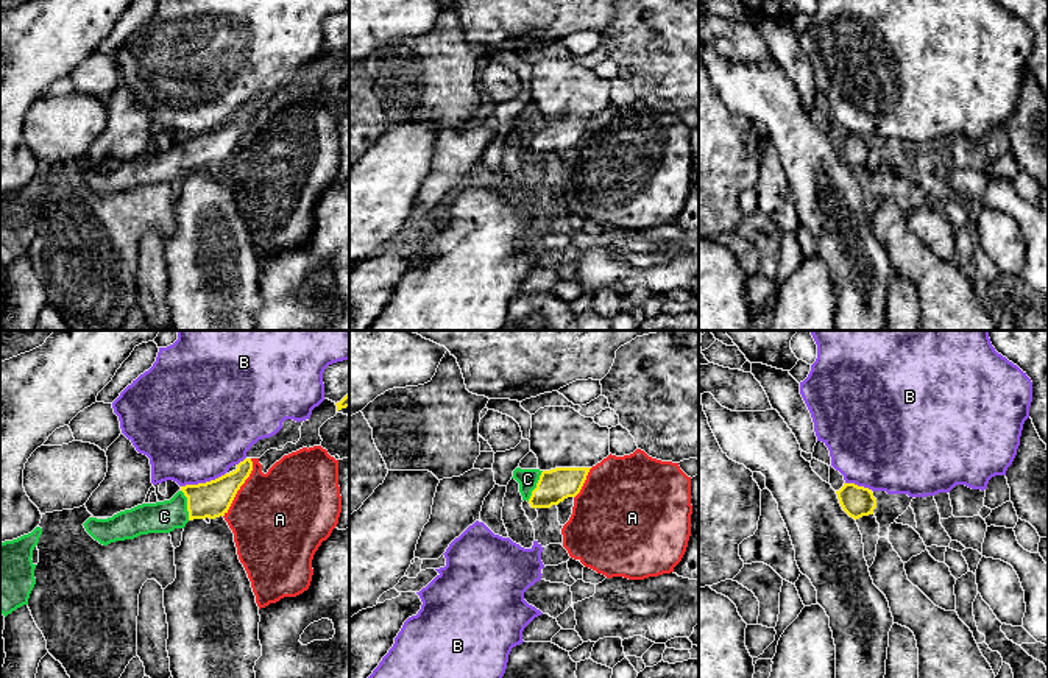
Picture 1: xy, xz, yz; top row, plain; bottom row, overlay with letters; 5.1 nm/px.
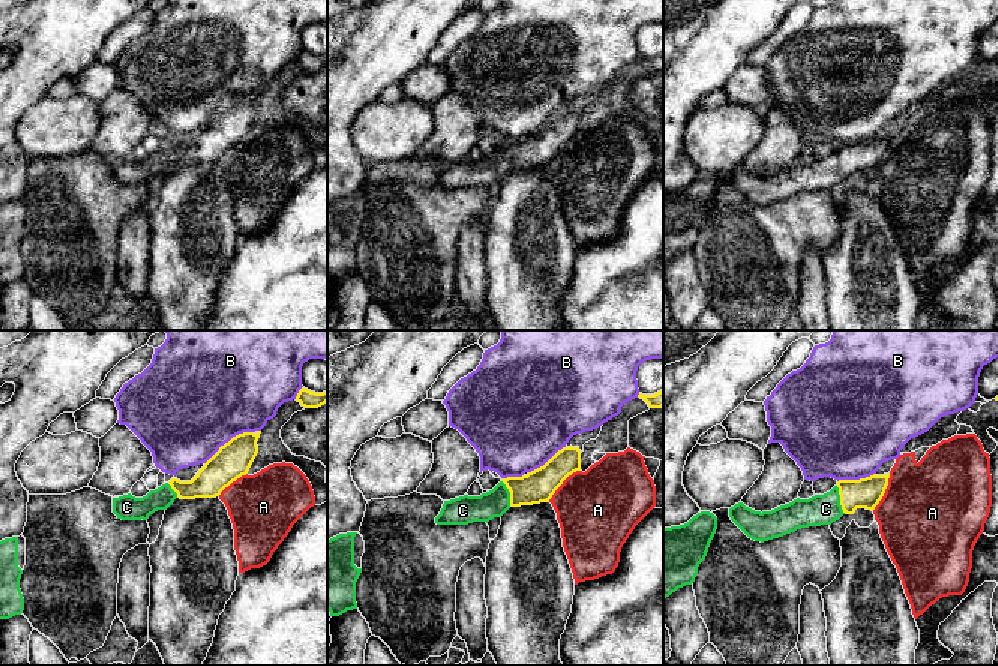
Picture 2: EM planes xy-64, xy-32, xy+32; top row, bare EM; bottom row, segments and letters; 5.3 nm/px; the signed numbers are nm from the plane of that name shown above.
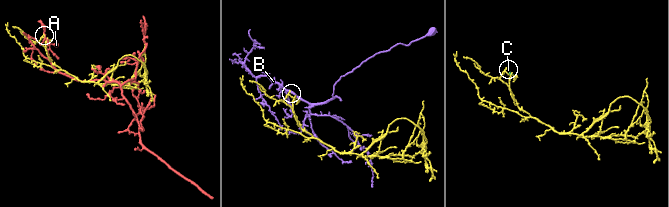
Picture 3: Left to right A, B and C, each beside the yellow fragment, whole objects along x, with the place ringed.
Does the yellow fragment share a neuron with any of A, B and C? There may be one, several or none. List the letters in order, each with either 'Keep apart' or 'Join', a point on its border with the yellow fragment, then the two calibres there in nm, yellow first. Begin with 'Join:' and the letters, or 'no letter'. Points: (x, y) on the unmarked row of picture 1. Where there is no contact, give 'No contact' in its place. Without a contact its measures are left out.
Join: C
A: Keep apart. Touches yellow at xy (239, 139). Thickness 190 nm (yellow) against 480 nm
B: Keep apart. Touches yellow at xy (203, 134). Thickness 190 nm (yellow) against 480 nm
C: Join. Touches yellow at xz (537, 137). Thickness 170 nm (yellow) against 110 nm

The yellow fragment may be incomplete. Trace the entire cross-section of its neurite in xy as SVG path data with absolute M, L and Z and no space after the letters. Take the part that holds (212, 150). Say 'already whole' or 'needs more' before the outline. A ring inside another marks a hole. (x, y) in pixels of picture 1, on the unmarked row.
needs more | M245 109L235 122L215 131L181 137L170 151L142 154L108 170L89 168L83 176L95 192L108 196L140 185L170 184L193 170L215 170L228 164L251 122L253 112Z

